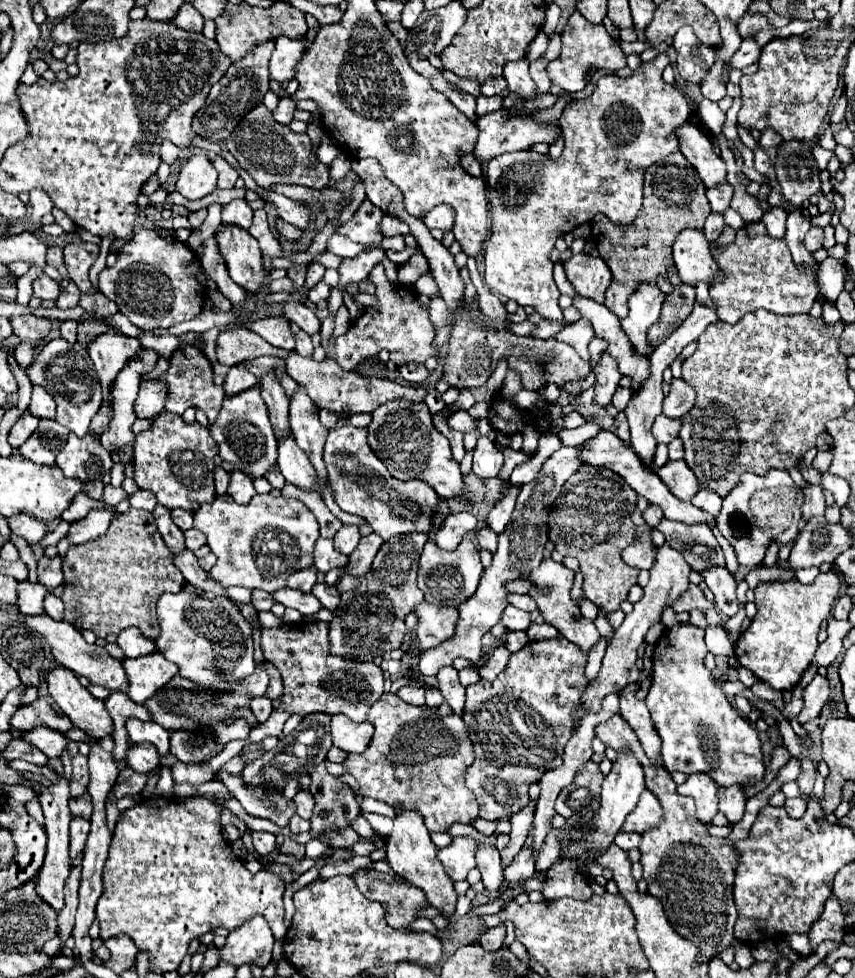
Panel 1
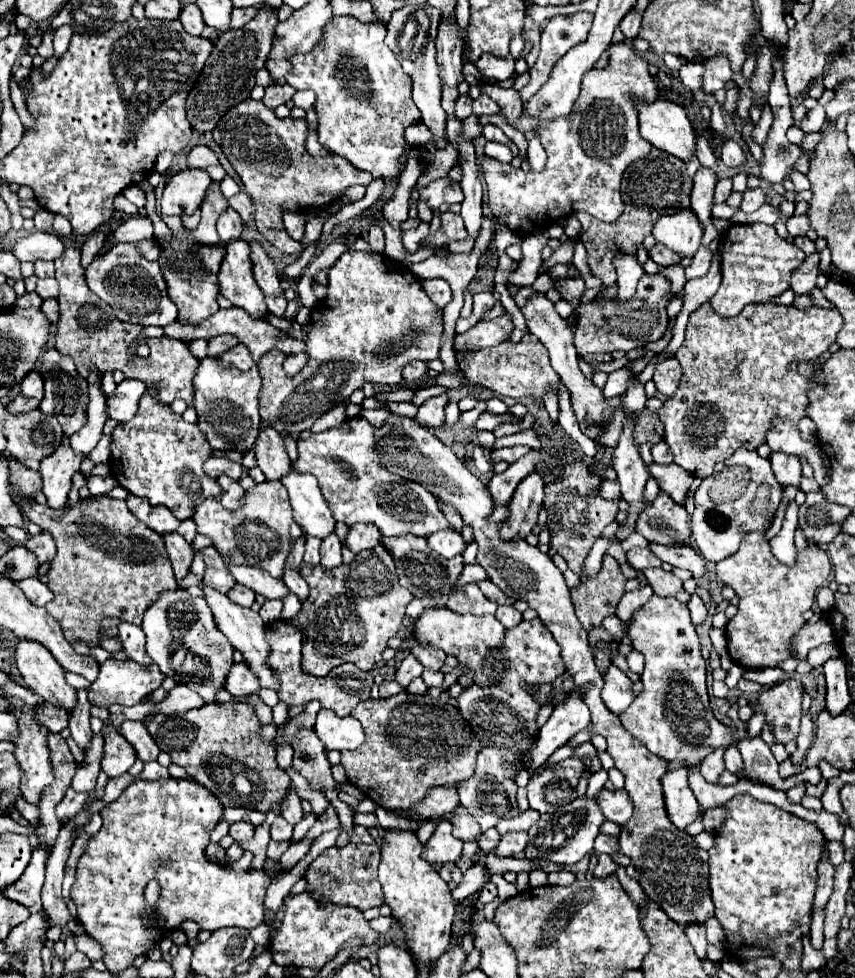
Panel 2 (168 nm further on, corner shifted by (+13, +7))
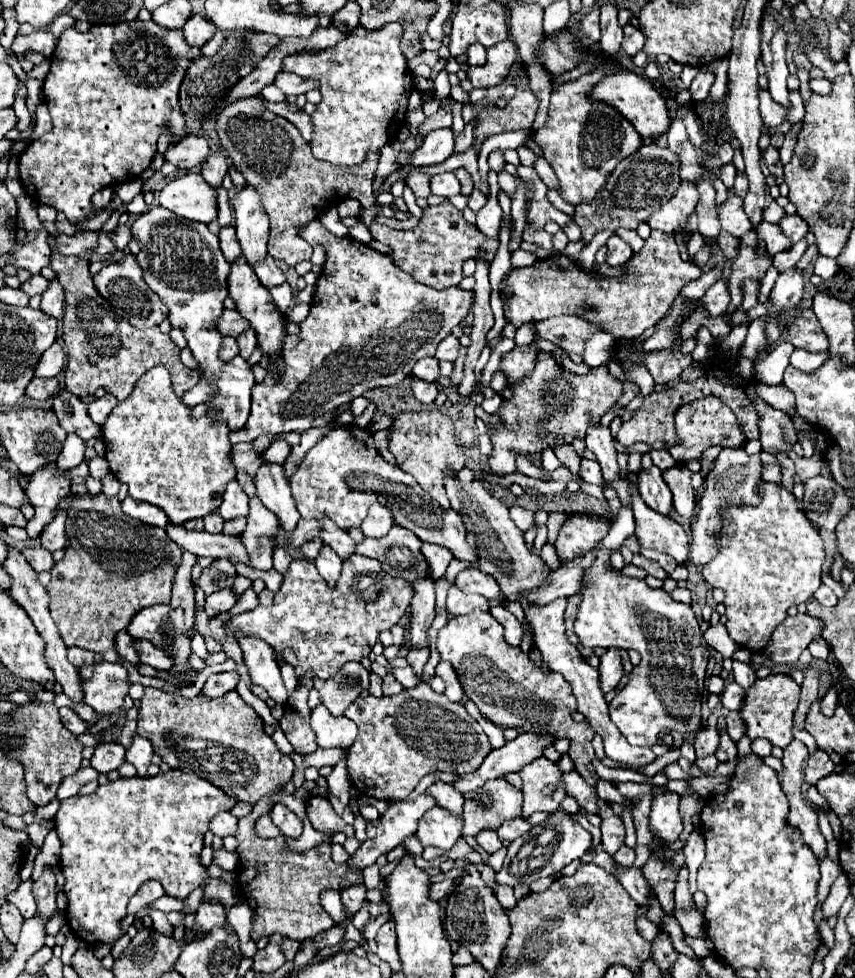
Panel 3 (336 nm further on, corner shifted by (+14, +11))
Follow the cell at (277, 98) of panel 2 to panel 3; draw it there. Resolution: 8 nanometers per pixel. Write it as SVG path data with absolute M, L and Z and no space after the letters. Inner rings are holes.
M279 72L275 78L275 86L287 96L299 96L309 90L317 90L317 80L307 80L291 72Z

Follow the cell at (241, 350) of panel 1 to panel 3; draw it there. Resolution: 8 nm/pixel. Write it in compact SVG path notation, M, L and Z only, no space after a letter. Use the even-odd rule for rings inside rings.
M223 338L221 350L219 350L219 358L221 358L223 362L229 362L229 360L233 360L237 354L239 354L237 340L235 340L235 338Z

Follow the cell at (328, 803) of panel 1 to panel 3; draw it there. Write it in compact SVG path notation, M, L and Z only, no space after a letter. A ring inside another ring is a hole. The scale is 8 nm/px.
M307 672L305 676L299 678L297 688L289 694L289 700L285 702L285 714L279 720L285 738L291 742L297 754L309 754L317 748L313 740L313 730L309 728L311 708L307 706L307 696L311 688L313 688L313 672Z

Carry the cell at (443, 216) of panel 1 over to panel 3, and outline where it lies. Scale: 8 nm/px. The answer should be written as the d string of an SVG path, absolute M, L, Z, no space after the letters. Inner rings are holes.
M453 172L435 174L433 180L431 180L431 192L433 192L435 196L449 198L449 196L457 196L459 190L461 190L461 186L459 186L459 180L455 178Z

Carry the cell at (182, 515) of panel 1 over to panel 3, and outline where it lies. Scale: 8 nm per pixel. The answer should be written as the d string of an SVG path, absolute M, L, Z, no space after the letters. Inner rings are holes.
M127 496L123 500L123 512L135 520L141 520L145 524L151 526L161 526L165 528L165 522L169 522L169 518L165 516L165 512L161 512L159 508L153 508L153 504L145 504L139 500L133 500L131 496Z

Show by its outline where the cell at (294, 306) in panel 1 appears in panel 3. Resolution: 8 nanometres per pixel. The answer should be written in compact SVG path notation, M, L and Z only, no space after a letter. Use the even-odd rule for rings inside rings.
M245 184L243 190L233 194L231 206L235 212L235 230L243 256L249 264L263 260L267 256L267 236L269 236L269 218L261 204L257 190Z

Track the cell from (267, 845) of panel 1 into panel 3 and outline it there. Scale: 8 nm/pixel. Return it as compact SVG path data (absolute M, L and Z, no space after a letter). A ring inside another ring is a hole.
M219 812L217 816L213 816L213 820L209 822L209 830L215 836L231 836L237 828L237 818L231 812Z

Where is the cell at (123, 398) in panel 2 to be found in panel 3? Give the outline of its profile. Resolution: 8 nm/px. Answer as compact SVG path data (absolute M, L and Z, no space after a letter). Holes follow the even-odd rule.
M105 394L103 398L97 398L97 400L93 400L93 402L89 404L87 414L91 416L91 420L93 420L95 424L103 426L103 424L105 424L105 418L109 416L109 412L111 412L115 406L117 406L117 400L113 400L113 396Z

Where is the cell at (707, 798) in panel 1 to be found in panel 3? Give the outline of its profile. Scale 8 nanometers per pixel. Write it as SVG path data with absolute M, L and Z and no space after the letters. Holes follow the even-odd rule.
M669 792L653 798L649 828L661 844L673 844L679 838L683 830L679 814L679 794Z

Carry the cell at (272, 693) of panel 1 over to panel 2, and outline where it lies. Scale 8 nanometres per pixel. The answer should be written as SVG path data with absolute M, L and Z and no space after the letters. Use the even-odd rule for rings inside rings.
M238 662L230 668L230 676L226 676L226 690L234 696L254 694L260 690L260 682L246 662Z

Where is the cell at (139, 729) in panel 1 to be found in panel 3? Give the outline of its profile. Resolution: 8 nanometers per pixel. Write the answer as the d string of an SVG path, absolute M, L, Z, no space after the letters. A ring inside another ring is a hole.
M135 736L133 746L125 754L125 760L135 766L139 778L145 778L147 776L147 766L151 764L151 756L153 756L153 746L149 744L149 740L145 740L141 736Z

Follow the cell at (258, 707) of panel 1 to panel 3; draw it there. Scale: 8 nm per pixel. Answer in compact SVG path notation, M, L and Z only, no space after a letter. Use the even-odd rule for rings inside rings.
M157 604L141 608L133 614L125 630L133 640L149 640L157 648L165 648L179 666L185 666L191 656L191 640L187 638L183 614L171 606Z

